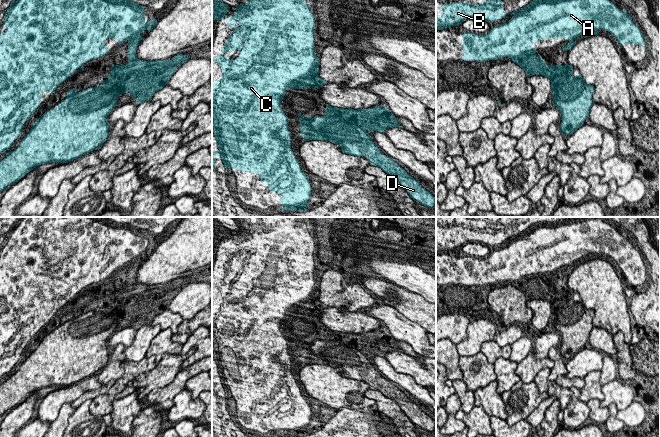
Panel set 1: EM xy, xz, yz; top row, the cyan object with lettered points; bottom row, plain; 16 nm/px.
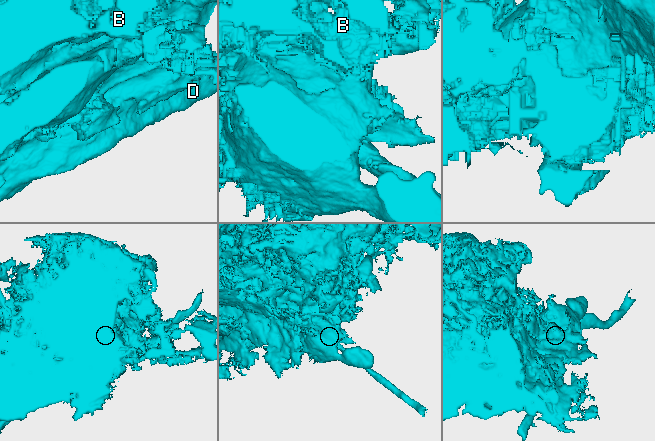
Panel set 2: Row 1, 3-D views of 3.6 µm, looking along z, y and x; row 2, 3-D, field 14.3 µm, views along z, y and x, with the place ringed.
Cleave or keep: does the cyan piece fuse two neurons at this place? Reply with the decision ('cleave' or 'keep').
cleave

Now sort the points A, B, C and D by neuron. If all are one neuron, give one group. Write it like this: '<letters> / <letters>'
A B C / D

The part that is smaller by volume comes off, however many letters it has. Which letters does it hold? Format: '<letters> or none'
D

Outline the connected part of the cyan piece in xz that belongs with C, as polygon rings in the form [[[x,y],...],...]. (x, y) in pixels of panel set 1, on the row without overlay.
[[[212,217],[212,244],[223,243],[231,250],[234,254],[232,259],[229,259],[227,267],[223,270],[221,269],[222,276],[240,275],[240,281],[236,283],[230,283],[225,279],[213,280],[213,283],[217,284],[217,290],[222,291],[222,302],[217,306],[212,307],[212,353],[214,354],[214,359],[217,367],[219,376],[212,375],[212,392],[216,391],[216,381],[219,379],[220,383],[224,387],[224,392],[235,392],[237,395],[243,395],[244,397],[256,397],[262,403],[261,407],[267,407],[267,412],[270,413],[270,416],[277,416],[280,418],[280,427],[282,428],[282,435],[302,435],[307,434],[310,431],[307,428],[307,425],[311,422],[311,409],[301,394],[301,390],[296,383],[296,380],[293,378],[291,373],[291,356],[288,353],[288,344],[287,340],[281,332],[281,325],[283,324],[287,313],[303,313],[306,314],[308,311],[316,313],[321,311],[328,306],[319,301],[319,289],[320,284],[314,276],[314,250],[315,243],[314,240],[307,228],[307,225],[303,217],[241,217],[248,219],[248,226],[245,228],[240,228],[238,231],[232,233],[236,234],[235,238],[232,238],[229,243],[225,243],[224,240],[228,235],[228,228],[224,227],[222,224],[217,224],[214,217]]]

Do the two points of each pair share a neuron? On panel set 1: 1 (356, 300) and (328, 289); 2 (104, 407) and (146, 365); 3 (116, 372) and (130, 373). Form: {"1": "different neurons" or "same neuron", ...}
{"1": "same neuron", "2": "same neuron", "3": "different neurons"}

